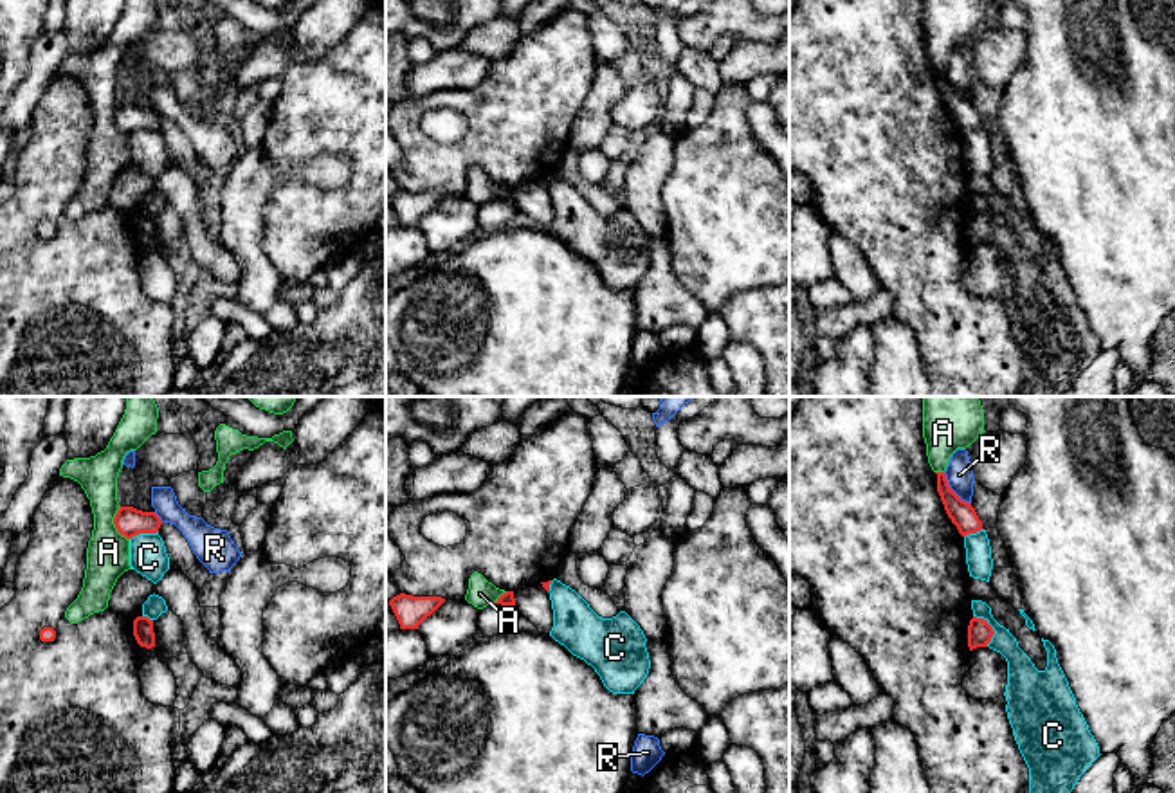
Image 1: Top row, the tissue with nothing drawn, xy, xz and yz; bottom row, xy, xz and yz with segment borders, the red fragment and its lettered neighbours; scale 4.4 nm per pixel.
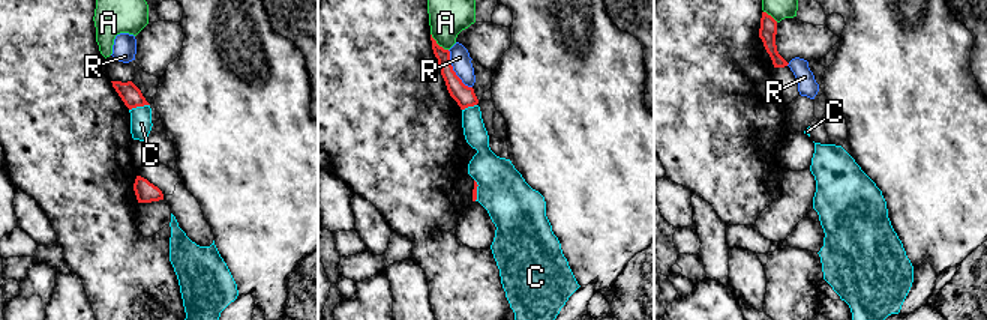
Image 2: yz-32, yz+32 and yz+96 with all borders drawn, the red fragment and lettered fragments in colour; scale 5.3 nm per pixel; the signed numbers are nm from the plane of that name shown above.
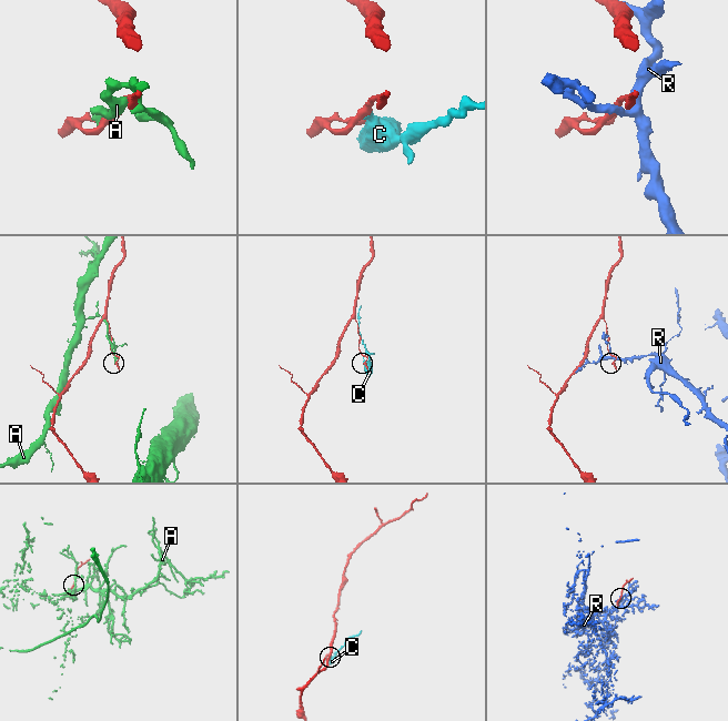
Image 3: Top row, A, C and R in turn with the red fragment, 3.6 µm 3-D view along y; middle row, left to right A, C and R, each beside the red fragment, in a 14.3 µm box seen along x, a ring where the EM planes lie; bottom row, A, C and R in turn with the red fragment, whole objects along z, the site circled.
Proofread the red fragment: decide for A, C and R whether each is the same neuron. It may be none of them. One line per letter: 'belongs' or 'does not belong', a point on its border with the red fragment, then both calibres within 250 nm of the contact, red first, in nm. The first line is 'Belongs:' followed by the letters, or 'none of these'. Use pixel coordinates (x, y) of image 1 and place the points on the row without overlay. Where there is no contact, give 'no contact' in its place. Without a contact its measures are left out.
Belongs: none of these
A: does not belong; meets red in xy at (114, 119); 130 nm thick on the red side, 190 nm on the other
C: does not belong; meets red in yz at (992, 224); 110 nm thick on the red side, 140 nm on the other
R: does not belong; meets red in yz at (952, 87); 110 nm thick on the red side, 120 nm on the other

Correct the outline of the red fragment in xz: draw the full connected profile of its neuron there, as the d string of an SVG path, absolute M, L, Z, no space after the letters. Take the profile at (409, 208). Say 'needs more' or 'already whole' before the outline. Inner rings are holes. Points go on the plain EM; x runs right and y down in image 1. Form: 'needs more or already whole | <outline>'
already whole | M400 189L389 196L389 202L400 220L400 225L418 225L418 222L443 198L445 195L442 193L413 193Z

